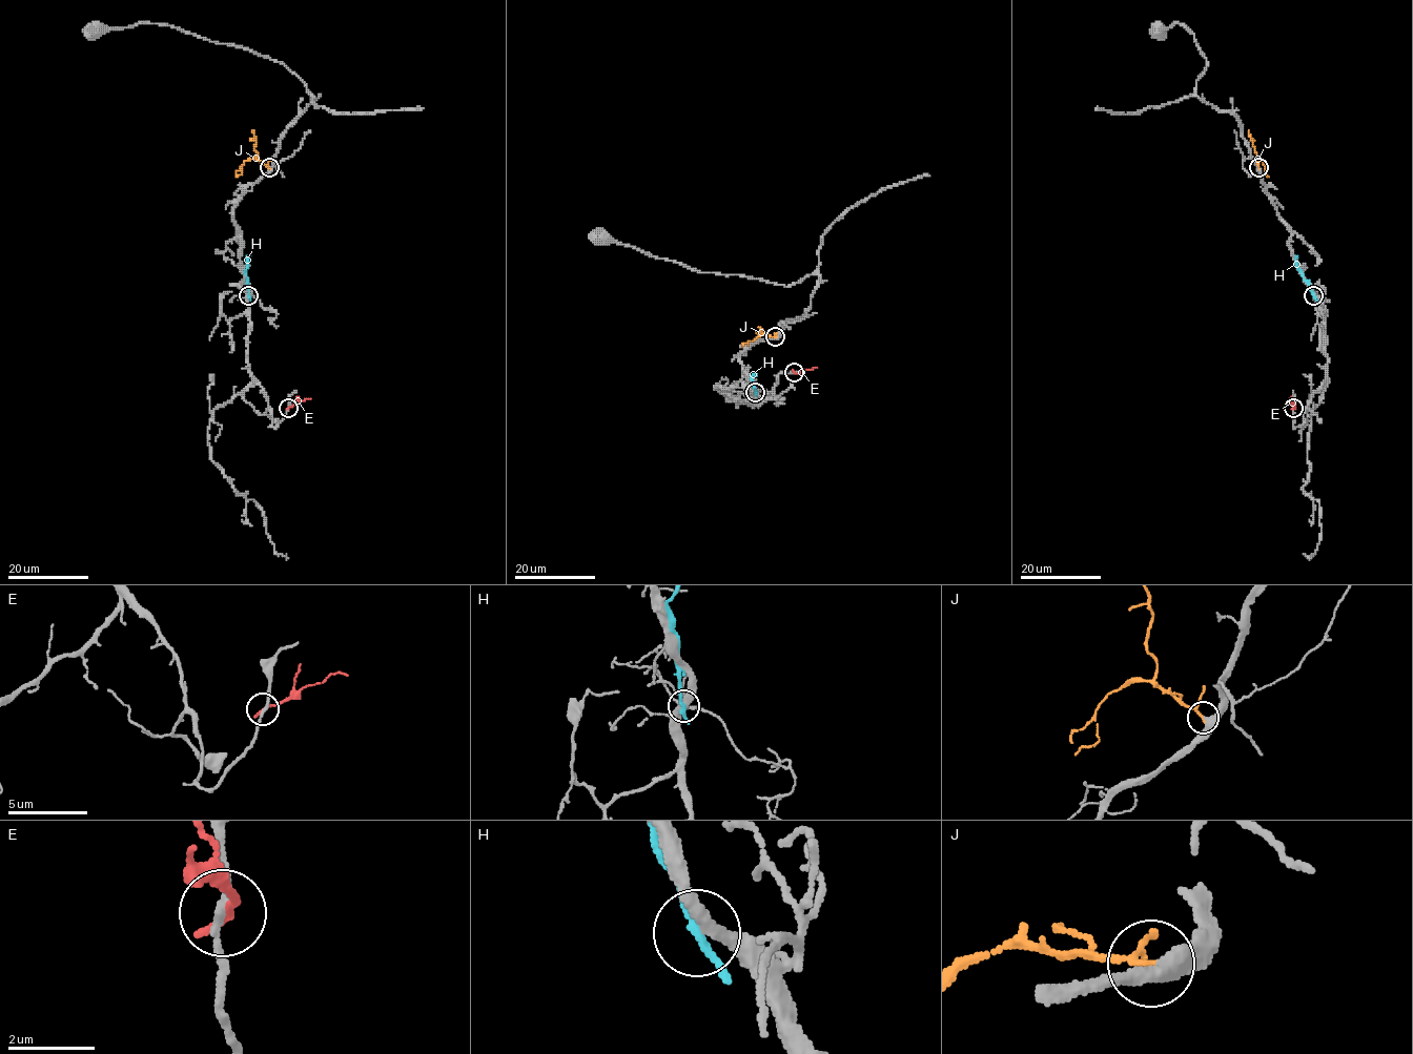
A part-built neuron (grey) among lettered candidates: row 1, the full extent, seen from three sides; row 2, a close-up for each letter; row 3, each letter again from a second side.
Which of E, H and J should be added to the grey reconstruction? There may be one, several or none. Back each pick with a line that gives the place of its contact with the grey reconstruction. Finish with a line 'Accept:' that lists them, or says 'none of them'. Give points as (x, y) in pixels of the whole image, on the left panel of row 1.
J: contact (269, 167)
Accept: J

